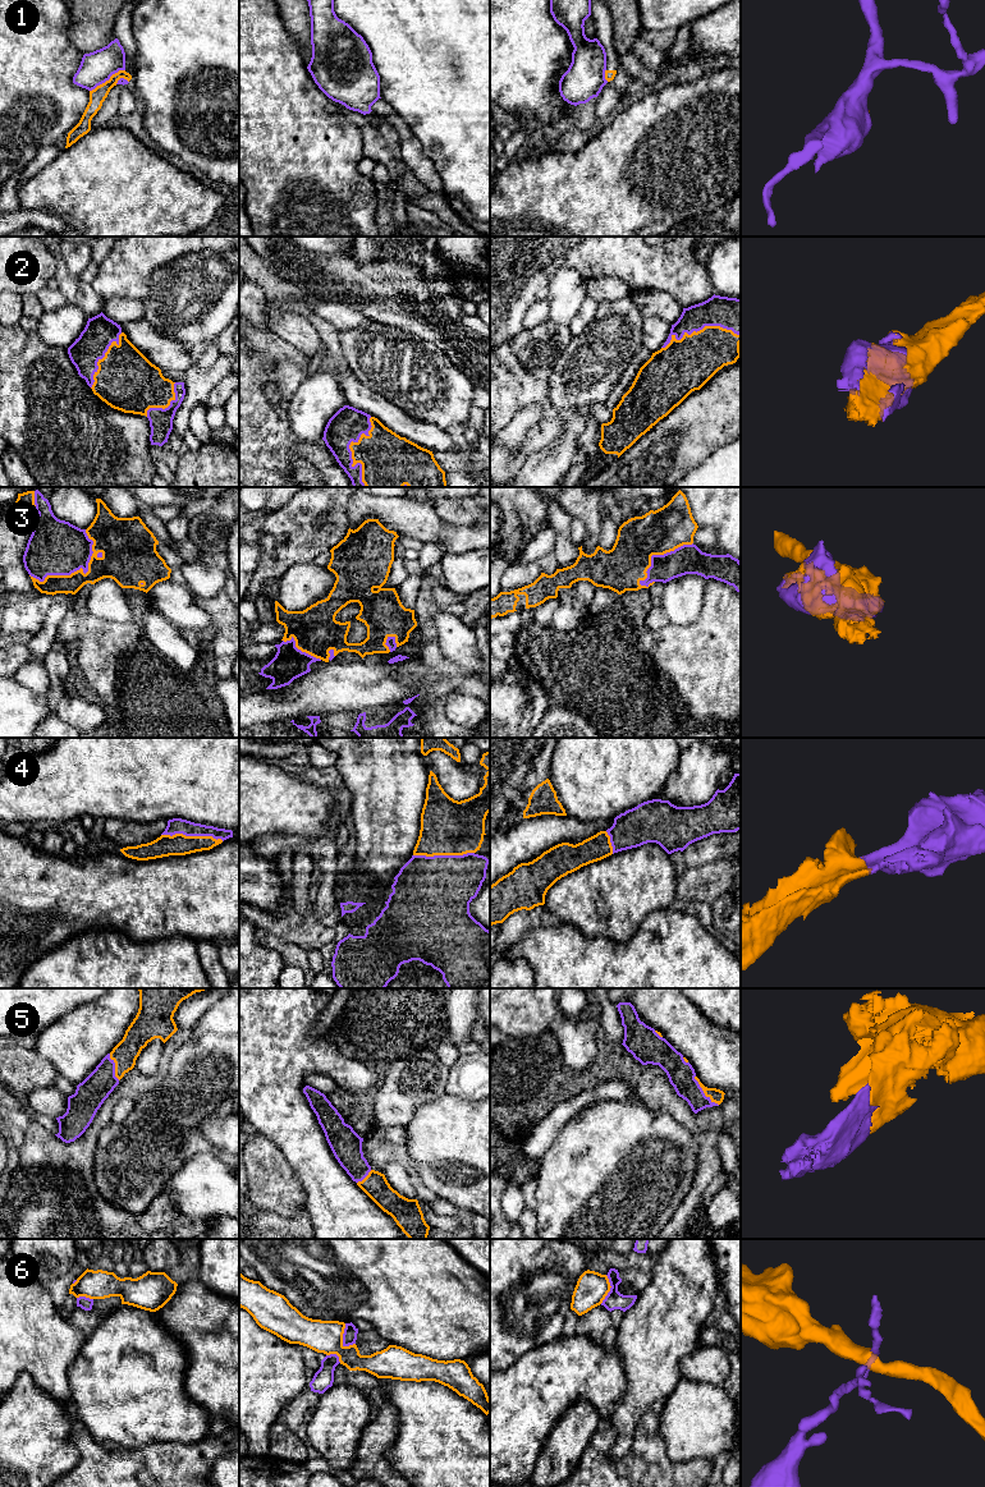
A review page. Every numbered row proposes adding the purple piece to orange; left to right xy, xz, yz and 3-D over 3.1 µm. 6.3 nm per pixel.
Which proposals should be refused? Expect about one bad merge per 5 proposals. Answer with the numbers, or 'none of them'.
1, 6

